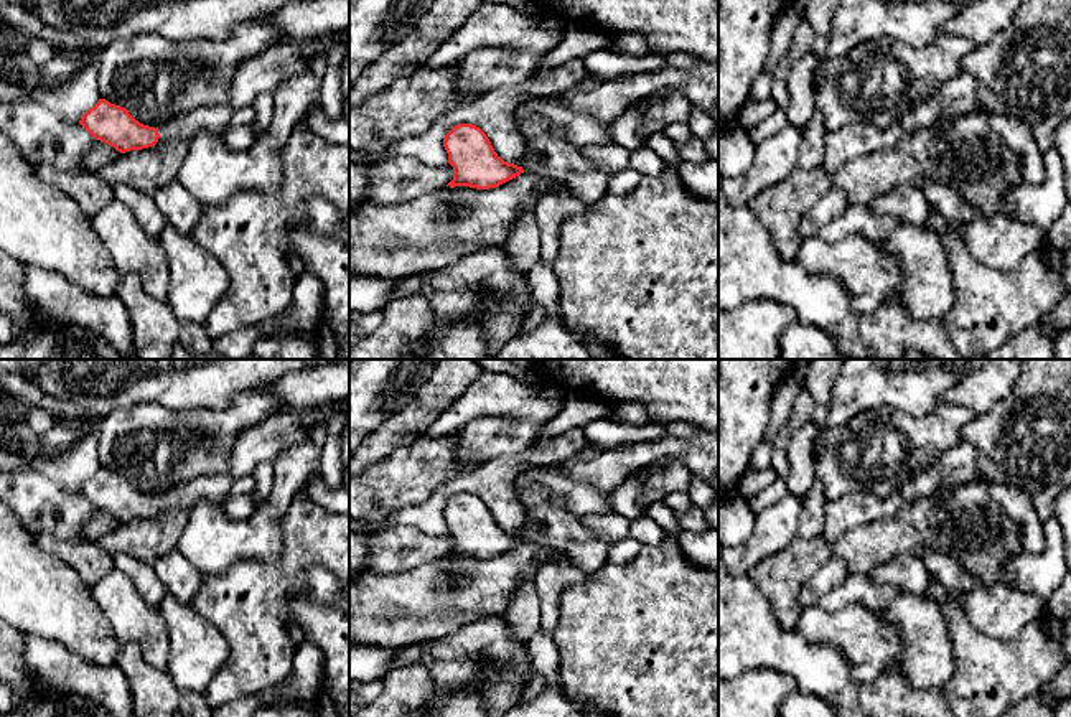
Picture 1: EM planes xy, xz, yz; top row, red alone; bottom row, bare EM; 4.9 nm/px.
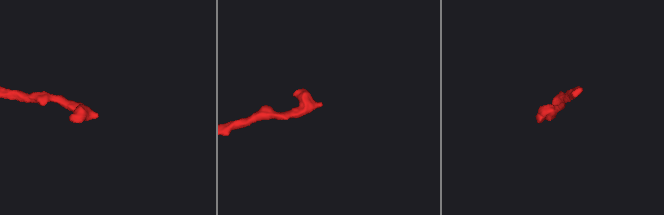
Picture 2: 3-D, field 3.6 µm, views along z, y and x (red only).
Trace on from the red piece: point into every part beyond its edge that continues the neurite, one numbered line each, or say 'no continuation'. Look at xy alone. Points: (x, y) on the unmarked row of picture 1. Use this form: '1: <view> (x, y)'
1: xy (185, 496)

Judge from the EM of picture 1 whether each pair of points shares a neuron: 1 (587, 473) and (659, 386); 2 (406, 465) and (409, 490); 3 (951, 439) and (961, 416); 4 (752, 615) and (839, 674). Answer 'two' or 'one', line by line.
1: two
2: one
3: one
4: one

